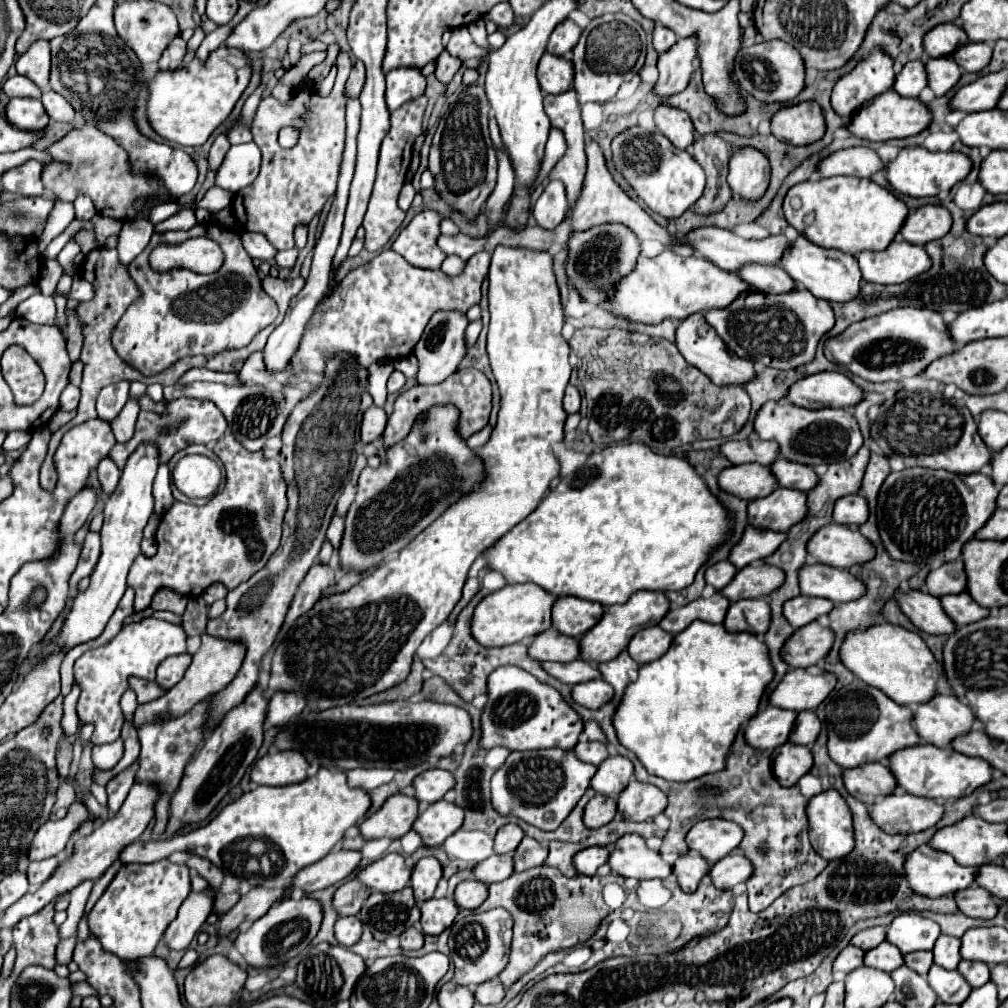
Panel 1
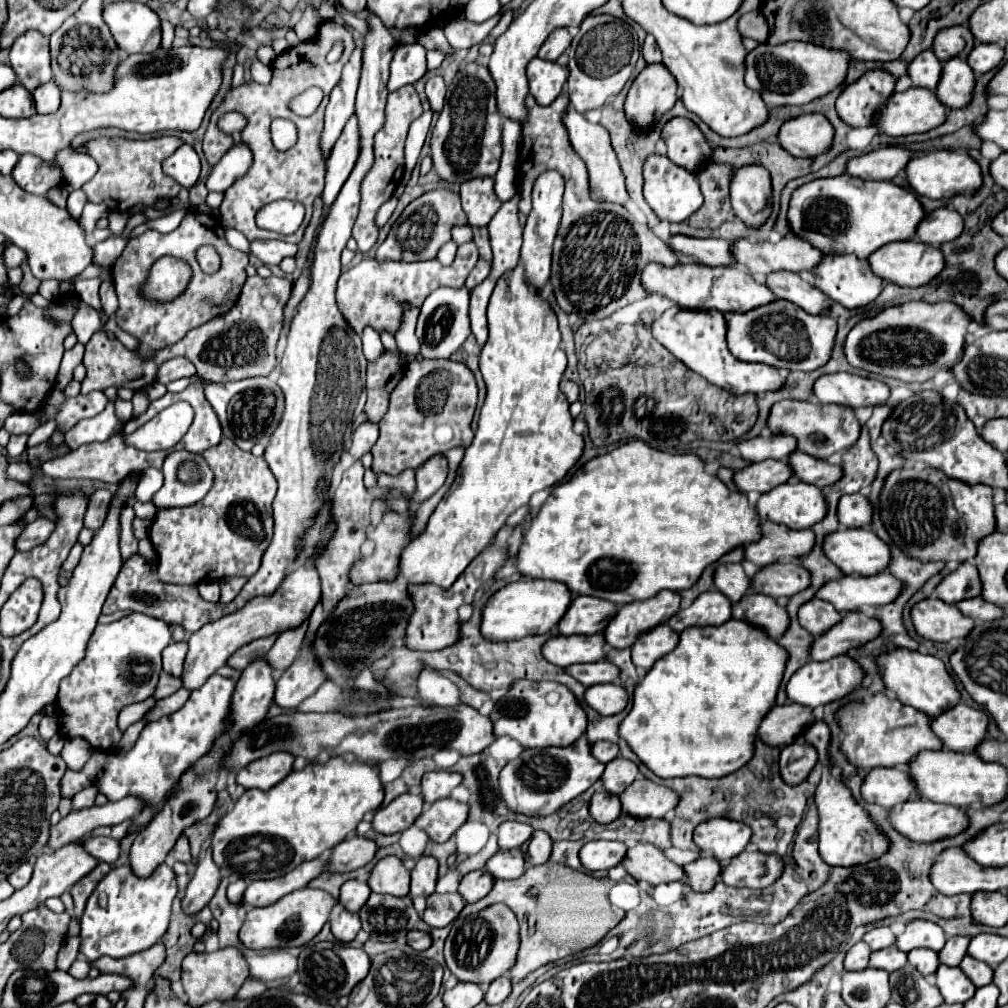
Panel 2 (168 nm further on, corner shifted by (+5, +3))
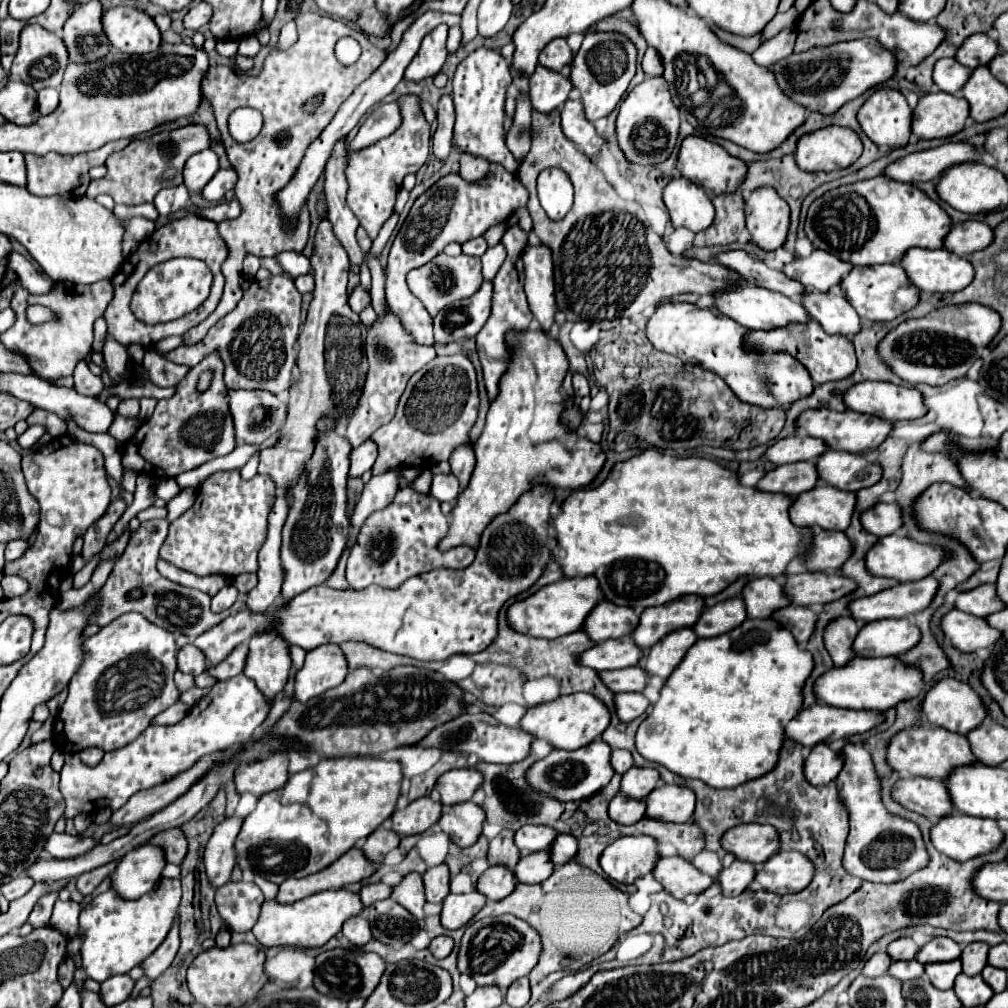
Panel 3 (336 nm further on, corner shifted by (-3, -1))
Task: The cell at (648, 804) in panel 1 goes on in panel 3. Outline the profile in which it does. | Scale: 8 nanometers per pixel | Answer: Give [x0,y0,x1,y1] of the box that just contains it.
[647,785,695,823]

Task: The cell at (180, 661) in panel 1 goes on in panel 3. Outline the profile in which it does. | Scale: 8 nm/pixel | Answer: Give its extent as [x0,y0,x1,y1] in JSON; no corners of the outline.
[177,645,207,675]

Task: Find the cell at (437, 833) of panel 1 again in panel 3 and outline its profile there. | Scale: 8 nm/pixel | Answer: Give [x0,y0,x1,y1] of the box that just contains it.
[439,801,485,847]

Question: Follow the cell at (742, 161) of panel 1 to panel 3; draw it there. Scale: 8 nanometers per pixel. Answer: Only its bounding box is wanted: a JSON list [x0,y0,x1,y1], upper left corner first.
[745,189,789,251]

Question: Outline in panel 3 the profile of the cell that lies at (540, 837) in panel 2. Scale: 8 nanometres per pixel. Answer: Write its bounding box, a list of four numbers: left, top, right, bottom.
[551,833,579,865]

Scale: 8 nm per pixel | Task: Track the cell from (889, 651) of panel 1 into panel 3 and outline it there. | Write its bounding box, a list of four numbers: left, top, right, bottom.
[923,679,987,735]

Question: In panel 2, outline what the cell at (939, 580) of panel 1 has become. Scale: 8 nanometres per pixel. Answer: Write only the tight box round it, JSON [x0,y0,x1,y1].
[935,559,981,605]

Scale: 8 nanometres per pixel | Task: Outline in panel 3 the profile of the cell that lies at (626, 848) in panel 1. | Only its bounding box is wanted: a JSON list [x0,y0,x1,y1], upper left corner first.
[653,857,713,899]

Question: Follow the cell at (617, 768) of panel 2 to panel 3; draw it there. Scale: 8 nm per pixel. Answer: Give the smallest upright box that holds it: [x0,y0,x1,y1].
[621,767,659,799]

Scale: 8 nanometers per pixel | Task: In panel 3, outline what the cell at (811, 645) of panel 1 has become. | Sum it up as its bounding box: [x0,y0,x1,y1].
[855,619,921,657]

